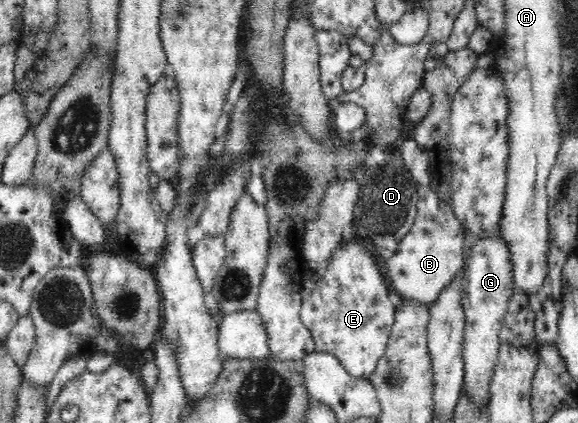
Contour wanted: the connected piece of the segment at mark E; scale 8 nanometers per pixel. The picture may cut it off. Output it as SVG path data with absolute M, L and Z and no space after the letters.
M353 238L348 241L339 245L339 251L332 253L325 273L317 279L311 295L303 301L300 322L311 332L317 351L333 354L351 376L368 379L387 349L397 304L391 300L389 286L377 269L373 254L364 248L362 241Z

